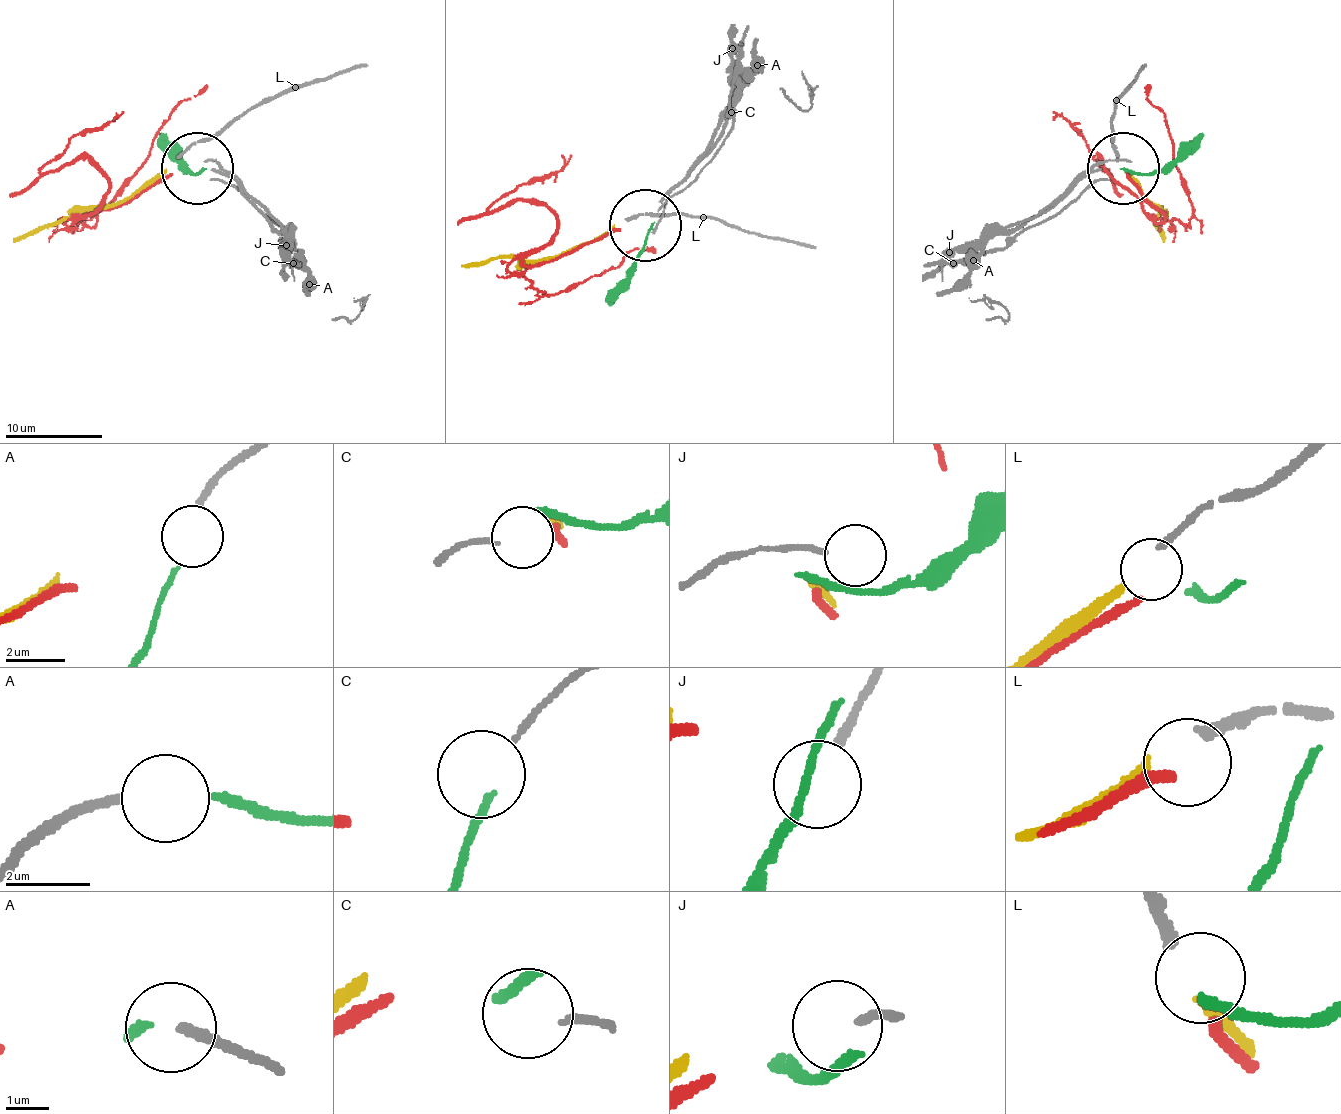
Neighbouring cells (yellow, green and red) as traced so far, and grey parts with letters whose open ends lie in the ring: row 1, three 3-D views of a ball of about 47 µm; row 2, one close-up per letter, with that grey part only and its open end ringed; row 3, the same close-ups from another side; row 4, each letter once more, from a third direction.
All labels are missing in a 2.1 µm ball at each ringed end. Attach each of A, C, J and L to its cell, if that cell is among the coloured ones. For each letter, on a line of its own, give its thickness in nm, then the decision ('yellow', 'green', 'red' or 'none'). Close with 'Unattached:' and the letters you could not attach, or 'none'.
A: calibre 220 nm; green
C: calibre 140 nm; none
J: calibre 200 nm; none
L: calibre 280 nm; yellow
Unattached: C, J

